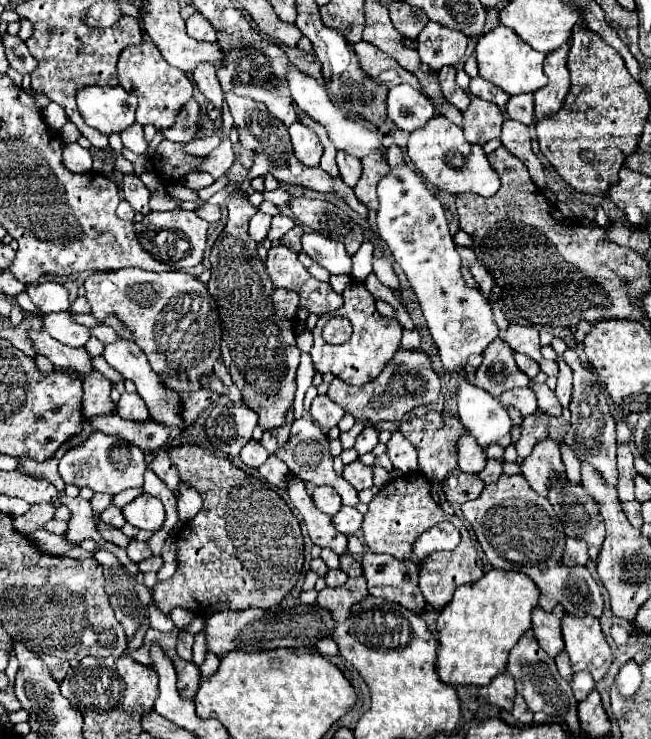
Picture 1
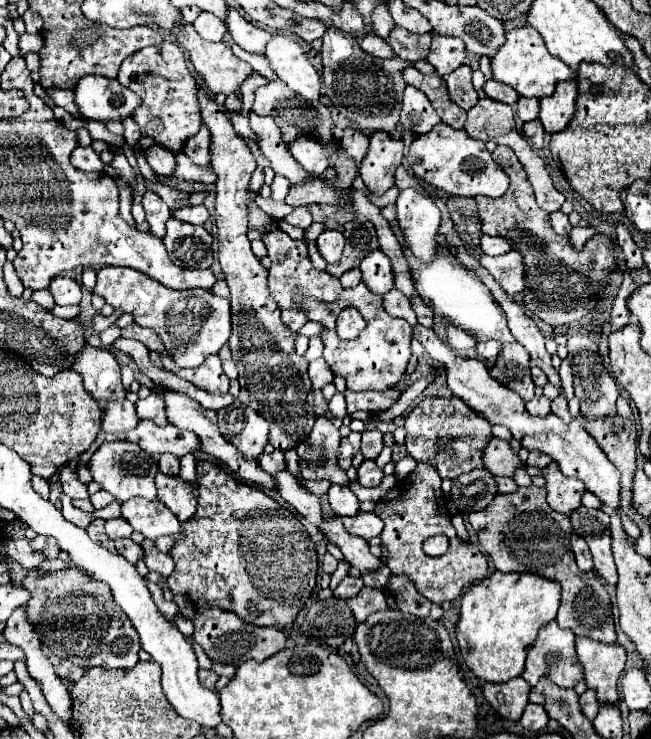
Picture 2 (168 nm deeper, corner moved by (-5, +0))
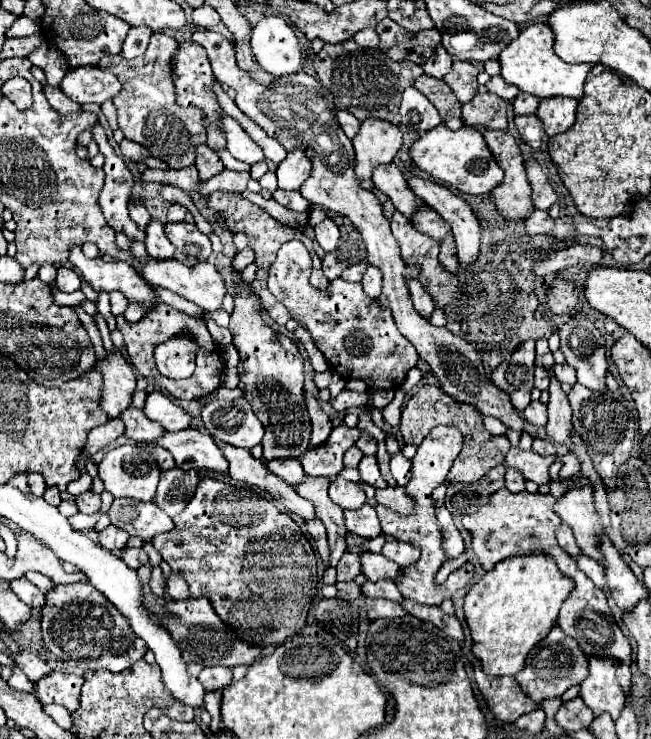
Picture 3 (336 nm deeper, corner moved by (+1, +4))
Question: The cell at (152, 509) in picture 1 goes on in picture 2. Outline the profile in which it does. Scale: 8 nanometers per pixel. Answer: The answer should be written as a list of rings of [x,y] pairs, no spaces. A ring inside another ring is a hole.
[[[127,500],[123,502],[121,516],[133,526],[133,530],[141,532],[145,538],[151,540],[181,530],[177,516],[161,500]]]

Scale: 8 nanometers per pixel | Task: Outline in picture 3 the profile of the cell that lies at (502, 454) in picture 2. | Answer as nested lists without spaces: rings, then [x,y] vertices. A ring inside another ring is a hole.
[[[517,446],[517,448],[509,448],[507,458],[505,458],[505,466],[521,468],[525,478],[535,484],[551,484],[553,478],[549,476],[549,466],[557,460],[559,460],[559,456],[545,456],[543,458],[533,450],[521,450]]]

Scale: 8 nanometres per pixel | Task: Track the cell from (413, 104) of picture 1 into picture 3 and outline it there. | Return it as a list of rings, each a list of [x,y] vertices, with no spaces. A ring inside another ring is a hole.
[[[407,88],[403,92],[399,116],[403,126],[409,126],[419,134],[429,132],[443,122],[437,108],[417,88]]]

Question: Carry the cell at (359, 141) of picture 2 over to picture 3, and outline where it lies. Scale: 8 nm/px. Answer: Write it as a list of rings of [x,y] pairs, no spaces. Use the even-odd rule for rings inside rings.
[[[339,110],[339,112],[337,112],[337,120],[339,120],[341,130],[343,130],[349,138],[353,138],[355,132],[359,130],[359,126],[361,126],[361,122],[359,122],[351,112],[347,112],[347,110]]]

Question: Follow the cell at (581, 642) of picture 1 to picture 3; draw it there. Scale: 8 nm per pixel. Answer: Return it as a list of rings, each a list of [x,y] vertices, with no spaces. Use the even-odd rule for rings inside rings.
[[[589,658],[589,678],[581,684],[581,698],[595,716],[609,712],[617,720],[625,706],[625,696],[615,678],[617,668],[619,664],[615,660]]]

